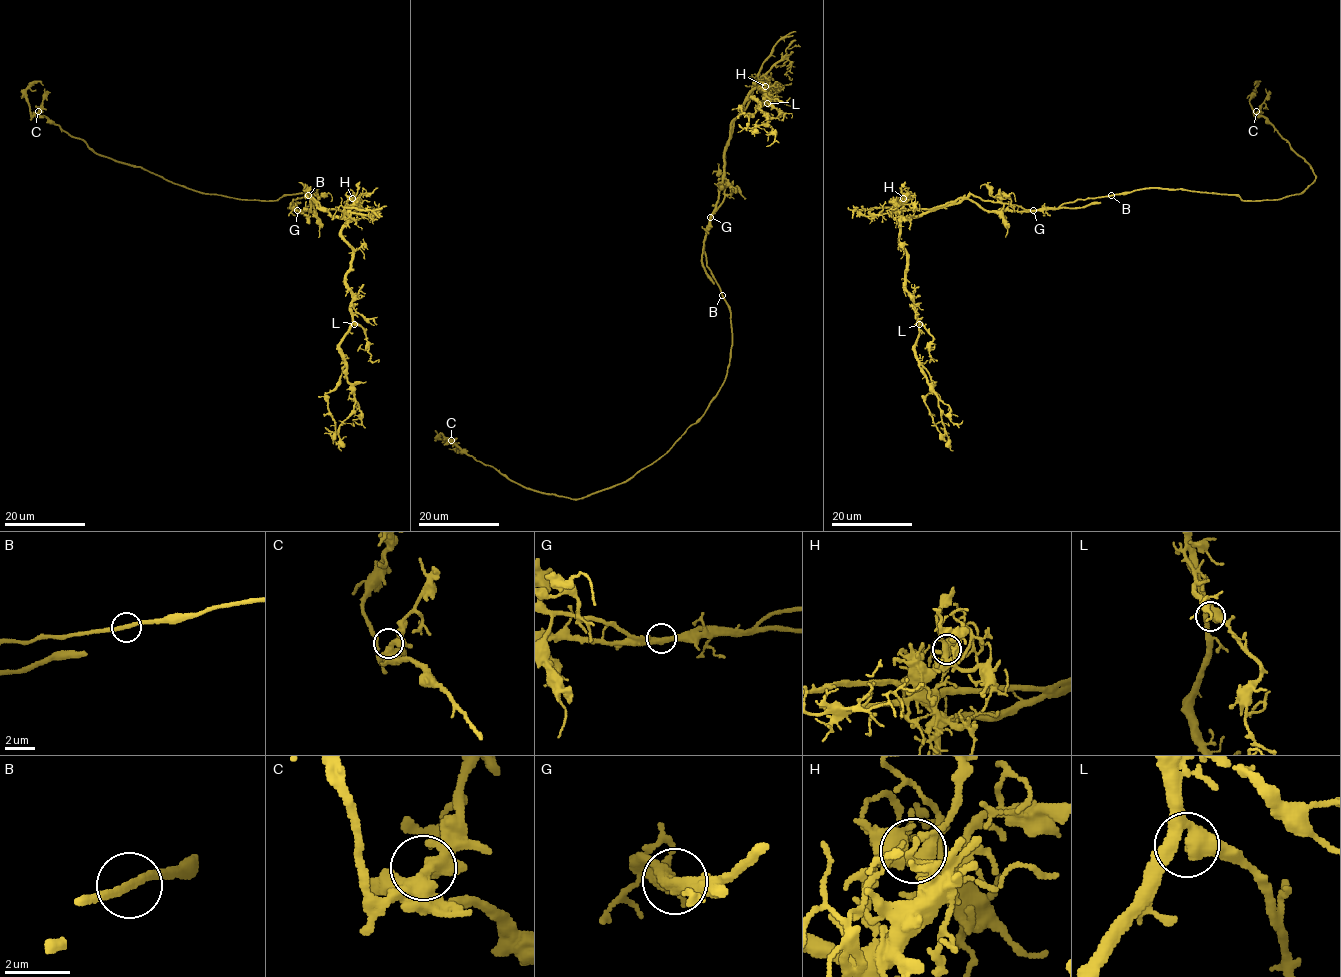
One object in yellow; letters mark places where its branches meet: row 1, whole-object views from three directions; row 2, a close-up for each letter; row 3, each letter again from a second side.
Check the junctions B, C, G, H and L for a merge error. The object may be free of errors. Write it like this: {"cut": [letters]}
{"cut": ["G"]}

